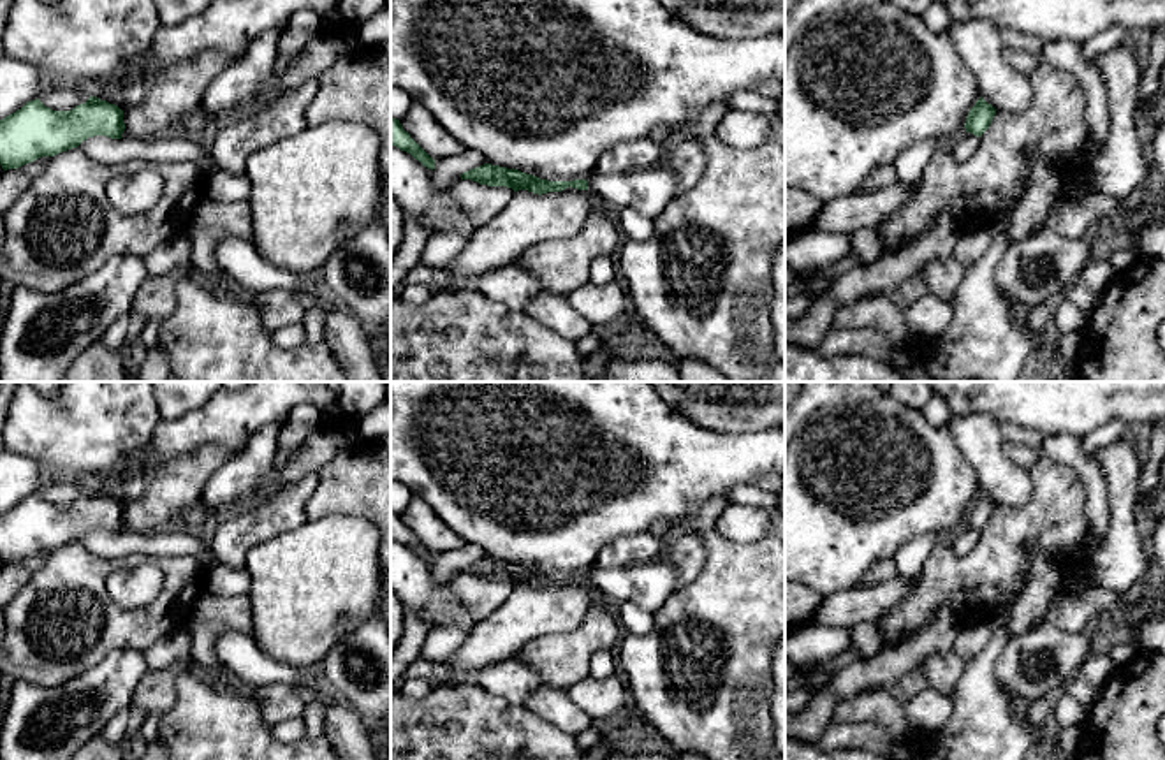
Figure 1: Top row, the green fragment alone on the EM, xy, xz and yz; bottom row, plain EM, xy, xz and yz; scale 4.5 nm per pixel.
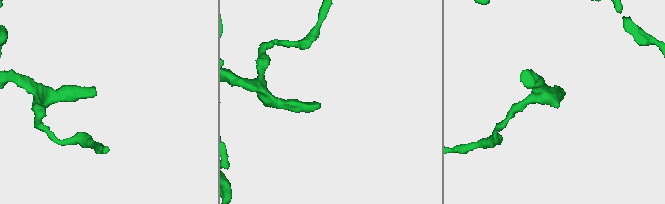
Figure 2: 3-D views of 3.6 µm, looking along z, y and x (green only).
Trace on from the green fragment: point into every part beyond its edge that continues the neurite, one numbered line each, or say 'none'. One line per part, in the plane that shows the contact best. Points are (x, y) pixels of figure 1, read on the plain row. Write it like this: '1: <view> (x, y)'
1: xz (648, 586)

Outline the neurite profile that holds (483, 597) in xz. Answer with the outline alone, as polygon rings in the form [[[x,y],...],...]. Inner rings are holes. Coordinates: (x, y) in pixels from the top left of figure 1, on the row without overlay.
[[[456,574],[452,579],[456,598],[477,621],[489,618],[510,596],[514,584],[507,581],[487,581],[472,574]]]

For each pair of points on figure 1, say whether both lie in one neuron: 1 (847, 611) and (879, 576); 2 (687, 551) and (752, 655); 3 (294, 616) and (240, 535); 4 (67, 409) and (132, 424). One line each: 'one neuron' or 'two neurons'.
1: two neurons
2: two neurons
3: two neurons
4: one neuron

